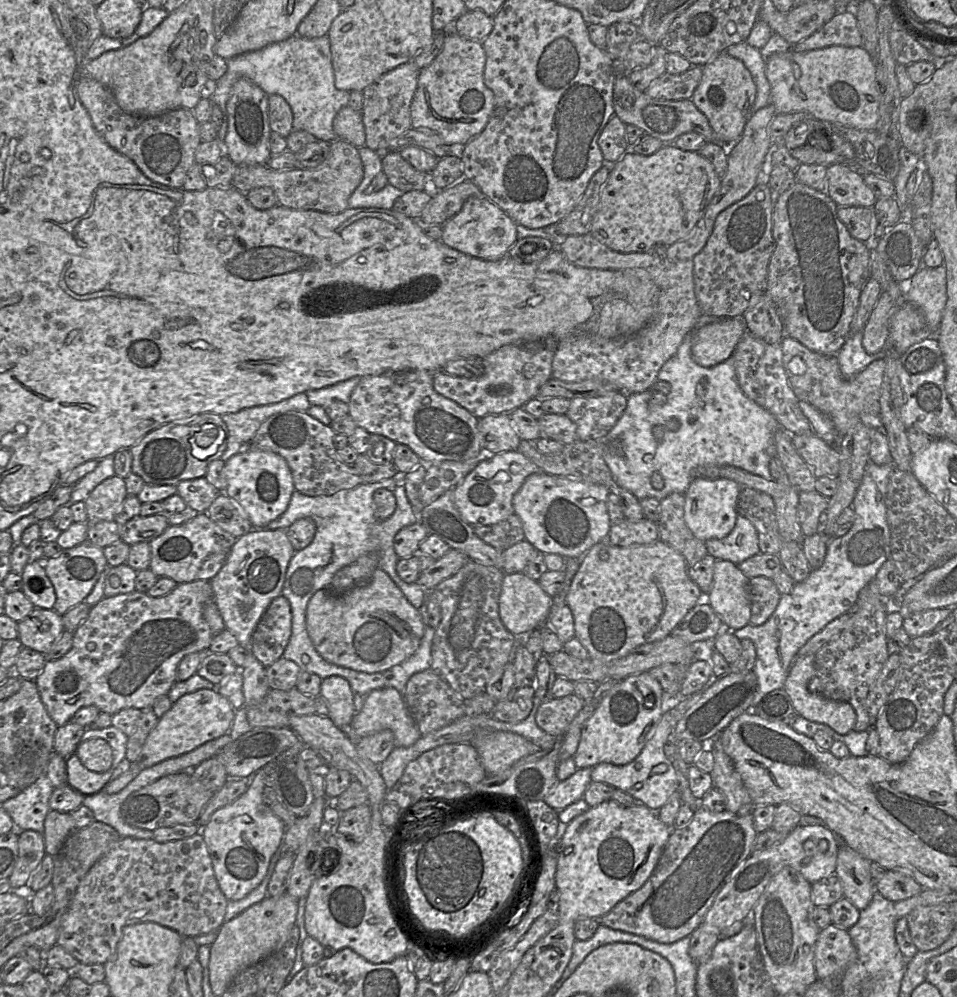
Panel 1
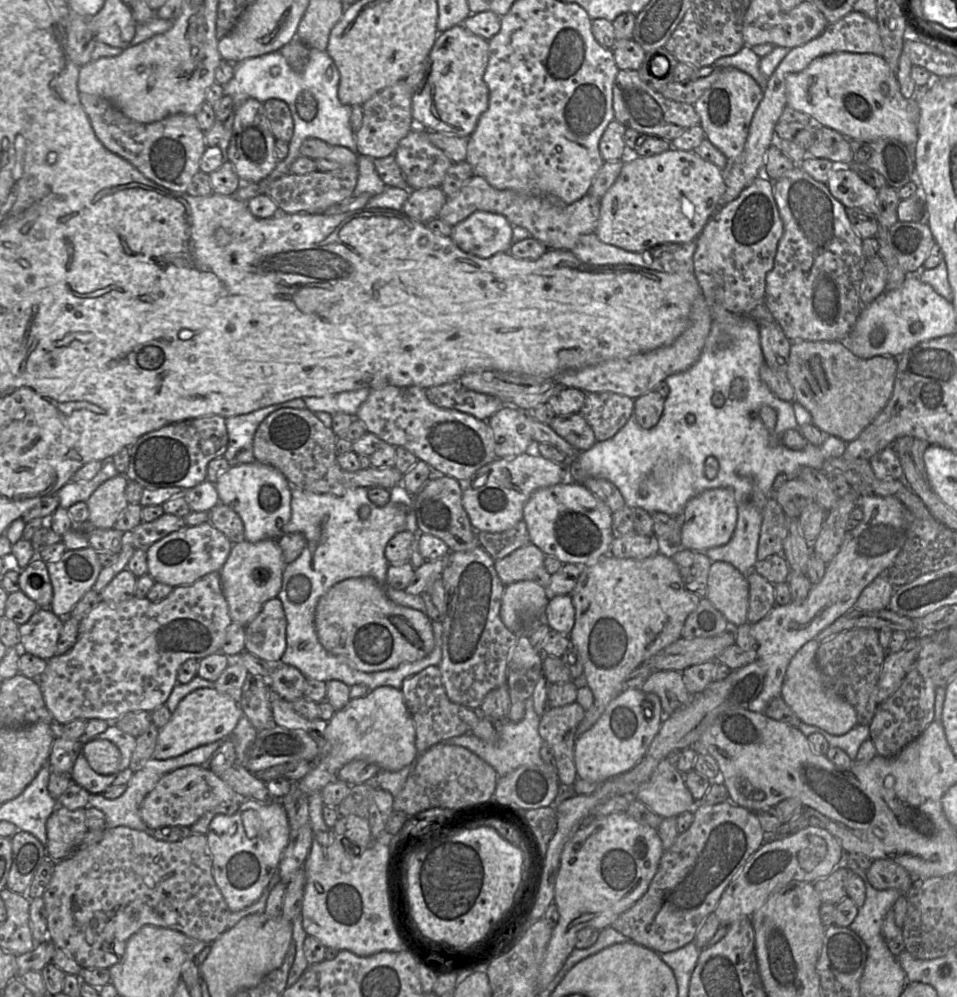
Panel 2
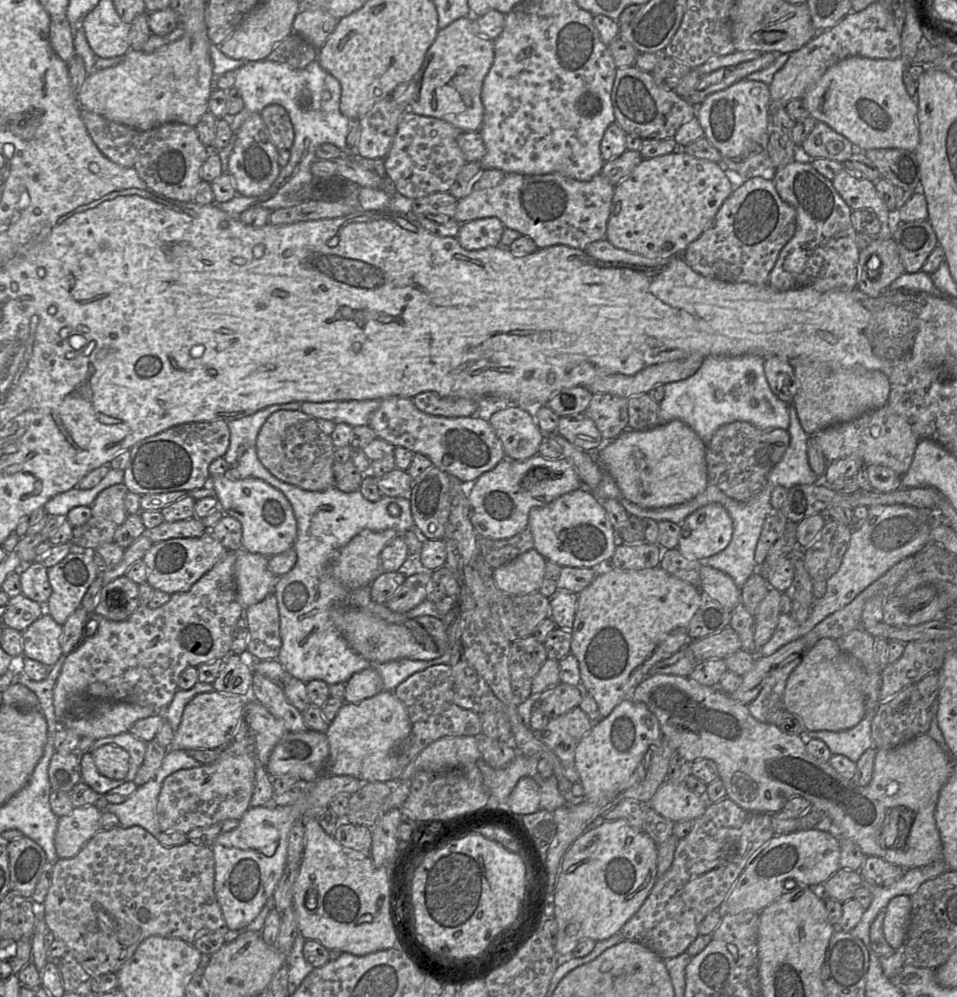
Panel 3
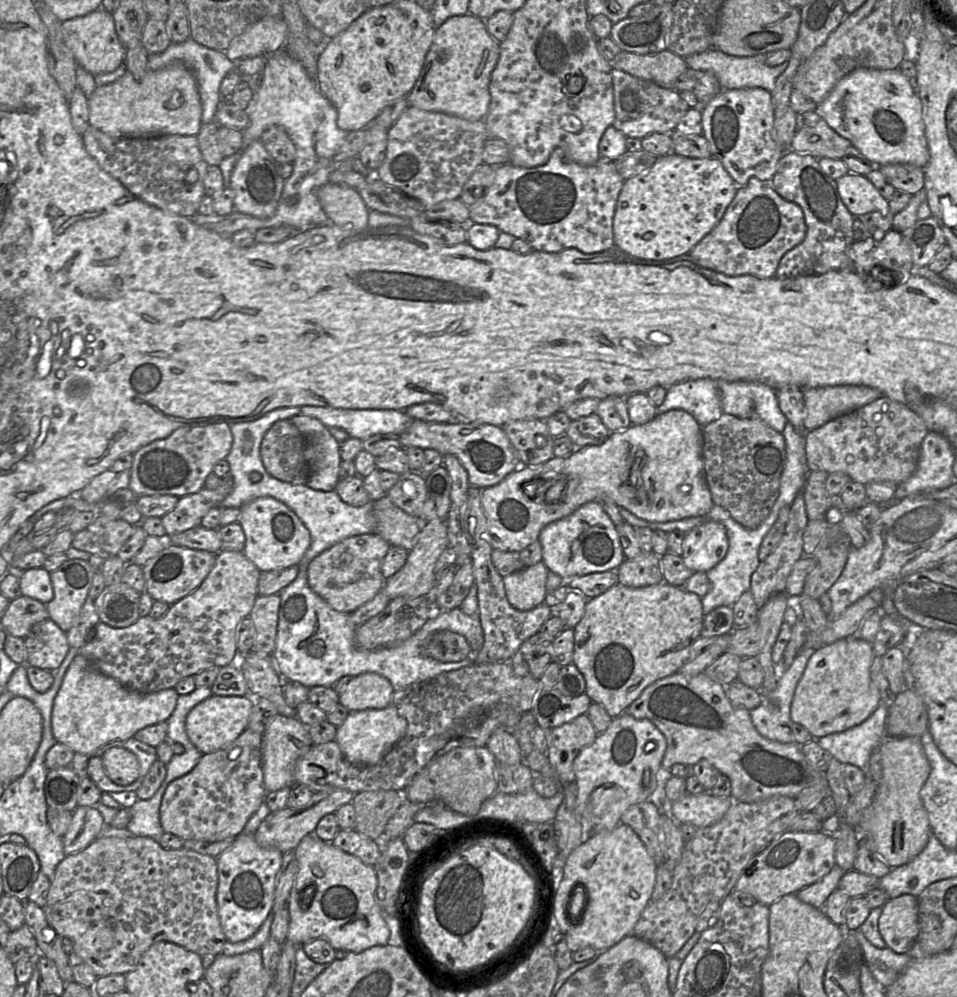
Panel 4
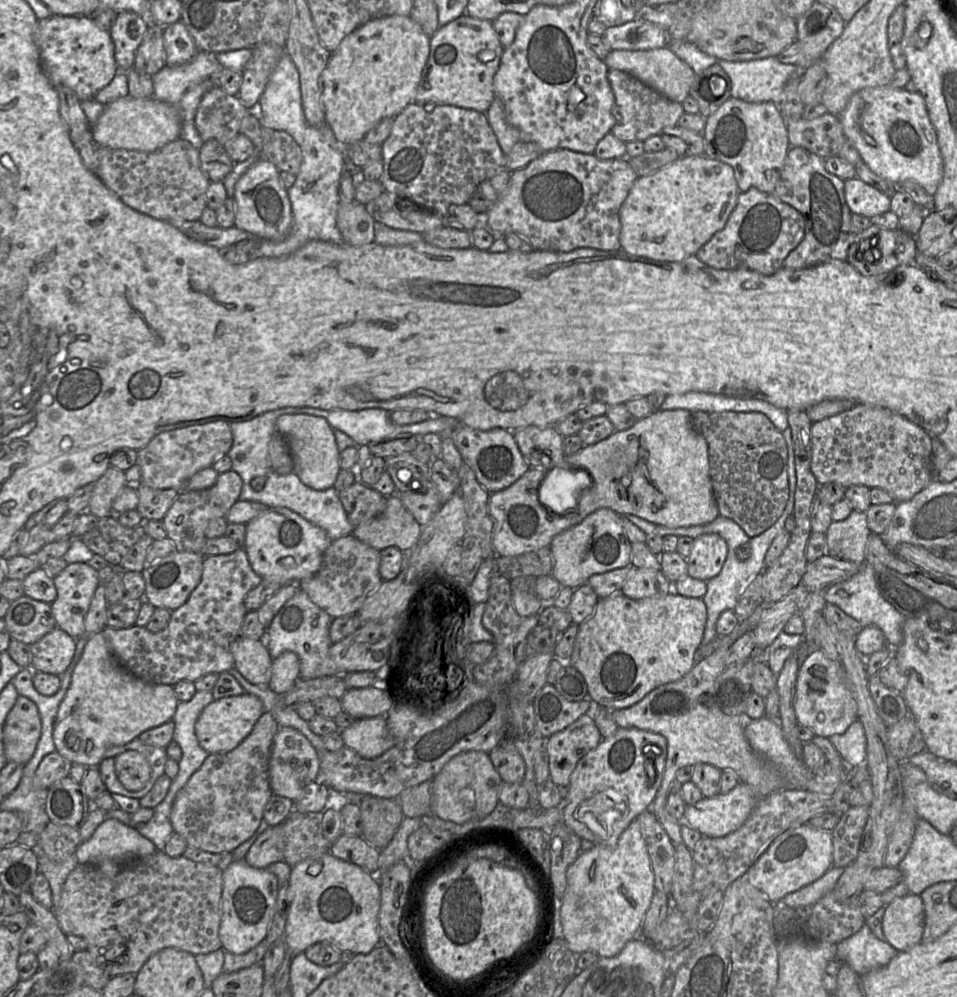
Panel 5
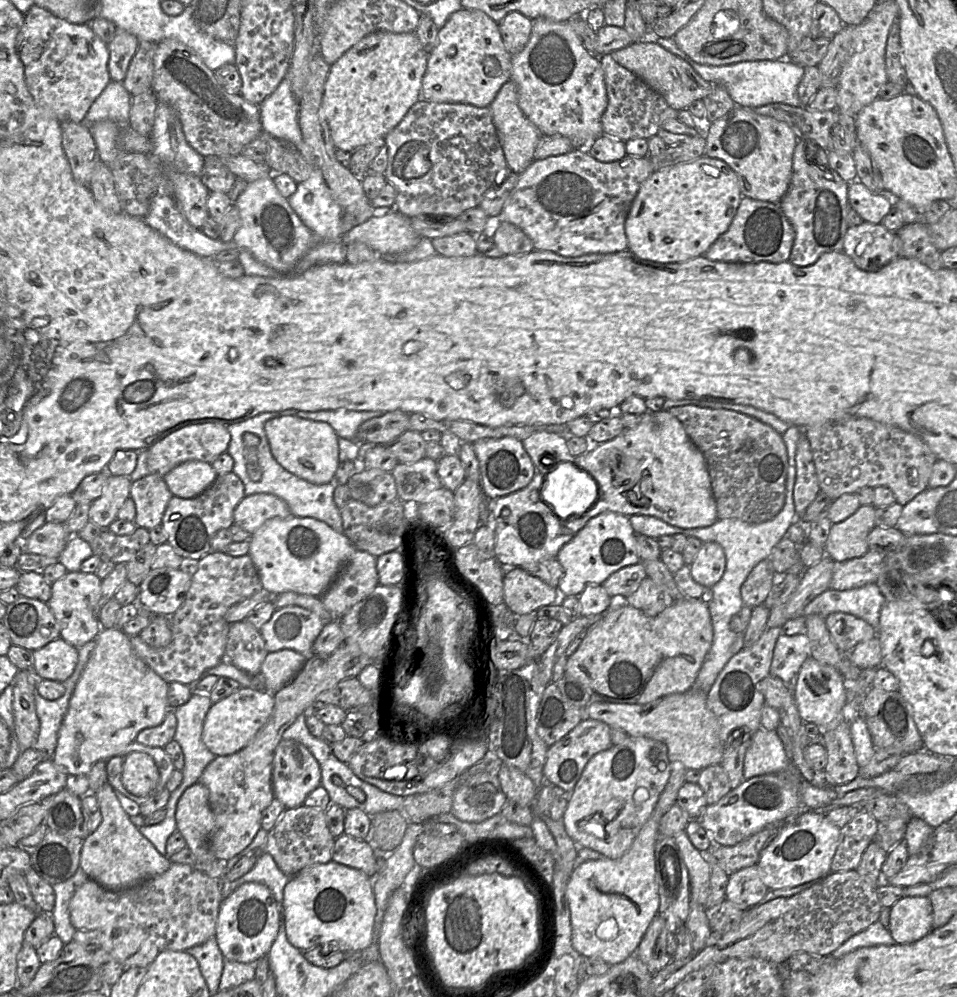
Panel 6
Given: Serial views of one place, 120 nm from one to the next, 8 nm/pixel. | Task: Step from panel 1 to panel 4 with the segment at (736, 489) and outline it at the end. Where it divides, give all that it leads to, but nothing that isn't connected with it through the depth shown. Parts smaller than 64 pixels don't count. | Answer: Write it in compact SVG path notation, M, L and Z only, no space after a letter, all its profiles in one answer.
M708 521L685 533L682 559L693 572L706 573L725 557L728 537L724 525Z

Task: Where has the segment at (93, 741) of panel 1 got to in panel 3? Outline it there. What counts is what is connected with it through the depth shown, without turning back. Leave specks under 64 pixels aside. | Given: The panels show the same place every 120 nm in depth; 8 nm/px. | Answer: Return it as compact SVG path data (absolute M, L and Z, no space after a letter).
M106 744L91 752L97 770L113 780L124 779L129 770L130 755L122 747Z

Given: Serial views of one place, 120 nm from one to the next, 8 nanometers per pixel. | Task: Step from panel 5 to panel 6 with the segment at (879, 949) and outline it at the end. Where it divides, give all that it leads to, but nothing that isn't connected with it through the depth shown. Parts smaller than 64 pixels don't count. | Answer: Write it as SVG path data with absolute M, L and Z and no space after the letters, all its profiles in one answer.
M877 921L868 926L865 930L849 938L831 954L831 957L834 960L838 960L860 948L879 945L893 946L895 944L896 942L888 929Z

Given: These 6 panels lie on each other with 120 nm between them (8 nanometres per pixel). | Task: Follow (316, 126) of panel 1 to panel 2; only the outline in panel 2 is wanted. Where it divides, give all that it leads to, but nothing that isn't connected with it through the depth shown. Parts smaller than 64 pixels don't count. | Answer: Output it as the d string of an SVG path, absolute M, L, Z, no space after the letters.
M309 50L309 60L302 71L294 71L279 51L248 58L234 64L233 78L223 86L224 95L233 99L234 112L247 99L254 98L265 103L269 99L284 101L292 114L294 132L288 142L289 152L283 161L278 161L274 171L264 180L270 182L290 174L290 166L301 155L304 140L317 138L330 146L342 146L357 152L356 134L350 126L351 106L344 105L338 98L340 75L336 65L326 51Z

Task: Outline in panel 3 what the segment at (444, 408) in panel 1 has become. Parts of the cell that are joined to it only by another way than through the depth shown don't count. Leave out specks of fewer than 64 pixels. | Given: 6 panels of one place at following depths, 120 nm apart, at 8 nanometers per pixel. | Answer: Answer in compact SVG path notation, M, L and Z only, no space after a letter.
M391 396L381 400L368 423L377 437L404 447L414 454L427 456L433 466L458 478L462 483L474 482L506 458L502 443L489 421L478 416L434 416L419 410L411 398Z

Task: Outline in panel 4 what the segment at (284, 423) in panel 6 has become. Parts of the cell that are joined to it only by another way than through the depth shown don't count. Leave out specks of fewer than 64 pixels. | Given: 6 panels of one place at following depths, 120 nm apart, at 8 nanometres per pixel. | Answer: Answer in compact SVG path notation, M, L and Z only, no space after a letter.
M294 415L290 421L306 437L305 459L310 468L306 485L317 491L335 491L341 463L340 444L327 426L314 417Z

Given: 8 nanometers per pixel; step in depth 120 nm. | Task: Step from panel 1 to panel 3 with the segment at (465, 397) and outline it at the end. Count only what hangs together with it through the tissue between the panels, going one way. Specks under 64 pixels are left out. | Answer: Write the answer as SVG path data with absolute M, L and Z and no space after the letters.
M432 391L422 392L411 399L419 410L434 416L469 417L479 410L477 399L445 397Z

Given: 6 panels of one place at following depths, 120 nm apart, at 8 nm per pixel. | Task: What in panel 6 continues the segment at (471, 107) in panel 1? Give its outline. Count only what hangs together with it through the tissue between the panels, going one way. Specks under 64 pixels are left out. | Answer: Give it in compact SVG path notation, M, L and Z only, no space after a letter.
M462 8L453 13L438 32L437 45L429 54L419 100L466 103L487 107L500 88L511 80L512 55L505 49L499 23L481 10Z

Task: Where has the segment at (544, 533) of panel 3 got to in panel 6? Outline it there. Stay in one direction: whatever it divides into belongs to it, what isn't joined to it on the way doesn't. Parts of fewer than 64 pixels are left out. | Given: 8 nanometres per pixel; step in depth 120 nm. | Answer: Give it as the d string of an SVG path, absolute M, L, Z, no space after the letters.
M606 511L590 519L569 542L562 546L556 556L564 570L557 587L561 596L579 596L586 586L602 585L614 572L625 566L640 563L635 535L629 516Z

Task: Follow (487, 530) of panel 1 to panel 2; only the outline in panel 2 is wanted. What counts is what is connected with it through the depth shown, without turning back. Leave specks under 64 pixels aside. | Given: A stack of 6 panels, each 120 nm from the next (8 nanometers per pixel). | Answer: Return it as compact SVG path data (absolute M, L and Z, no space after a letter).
M524 520L519 521L506 531L499 533L476 531L476 536L480 545L494 561L500 560L518 548L530 543L530 537Z

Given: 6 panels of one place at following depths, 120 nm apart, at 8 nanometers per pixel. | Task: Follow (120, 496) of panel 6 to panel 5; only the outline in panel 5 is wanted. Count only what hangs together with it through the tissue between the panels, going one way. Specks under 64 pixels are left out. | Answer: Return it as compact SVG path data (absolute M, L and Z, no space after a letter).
M110 466L94 483L88 512L98 518L115 516L112 510L112 503L120 490L126 485L124 471Z

